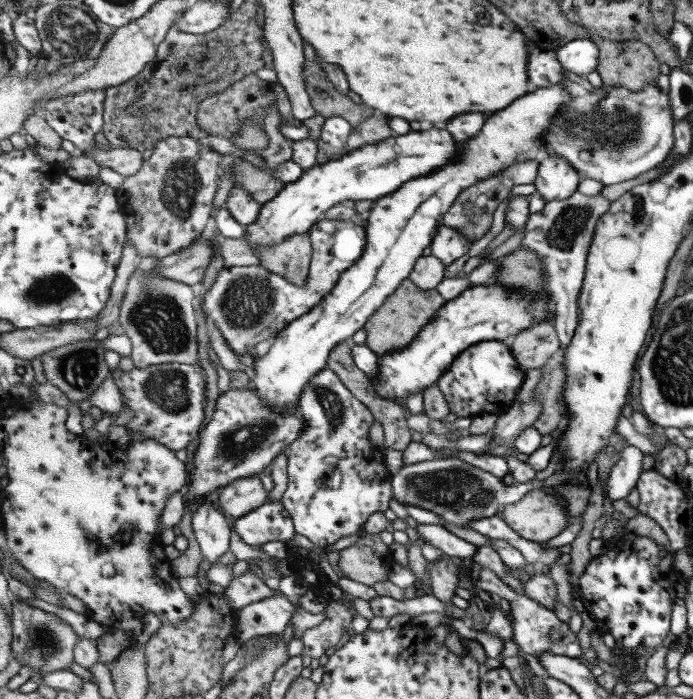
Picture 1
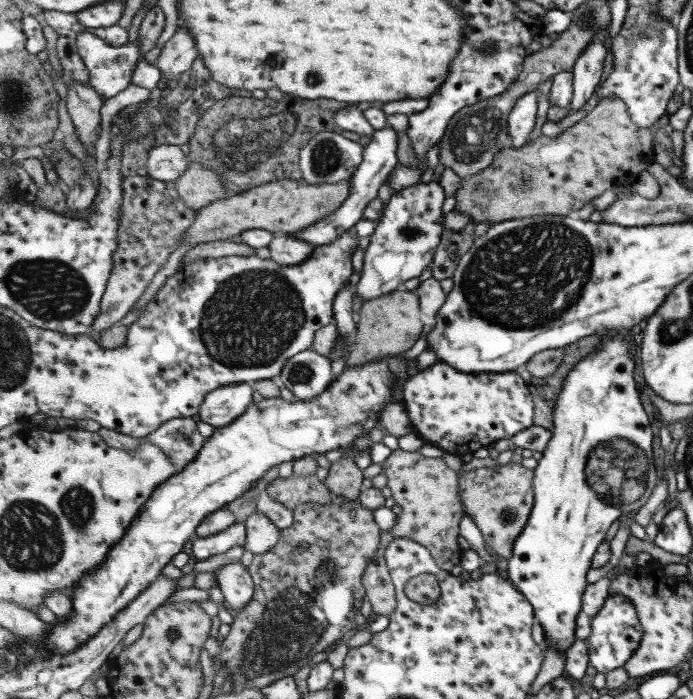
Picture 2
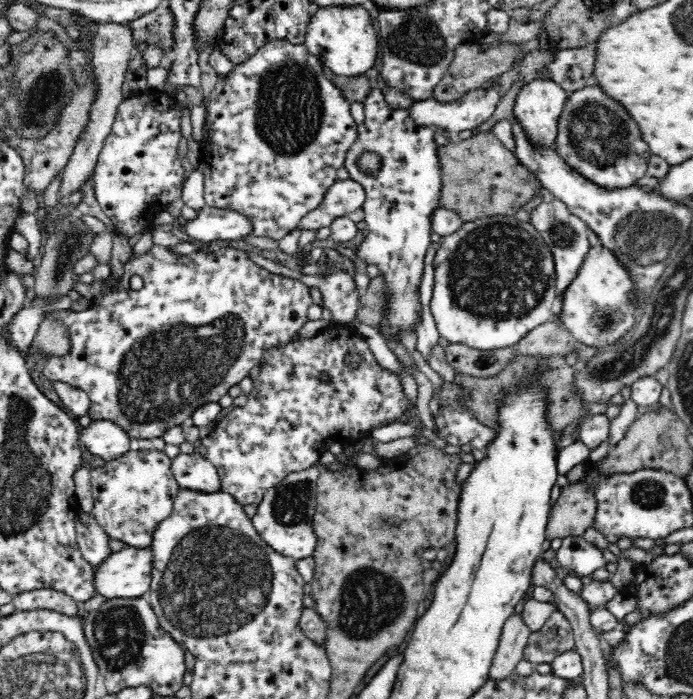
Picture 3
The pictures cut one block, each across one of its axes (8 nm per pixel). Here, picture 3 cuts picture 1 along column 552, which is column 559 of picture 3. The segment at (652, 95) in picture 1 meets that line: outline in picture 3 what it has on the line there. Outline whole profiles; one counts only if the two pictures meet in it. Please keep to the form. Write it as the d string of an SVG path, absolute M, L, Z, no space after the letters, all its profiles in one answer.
M594 86L577 91L568 98L559 121L555 151L575 172L606 188L634 185L646 176L651 155L634 120Z

